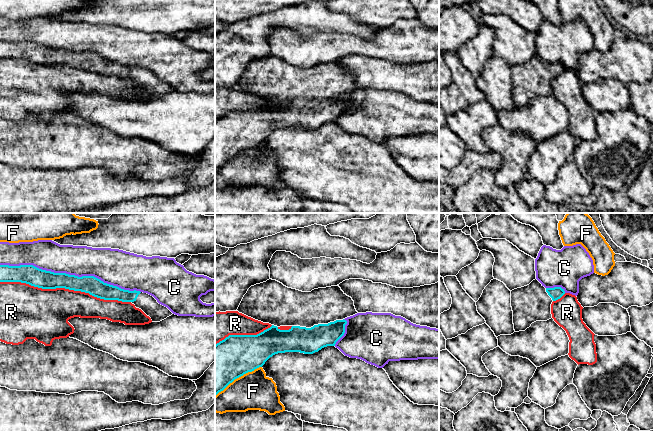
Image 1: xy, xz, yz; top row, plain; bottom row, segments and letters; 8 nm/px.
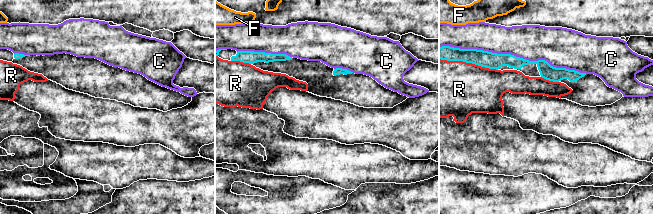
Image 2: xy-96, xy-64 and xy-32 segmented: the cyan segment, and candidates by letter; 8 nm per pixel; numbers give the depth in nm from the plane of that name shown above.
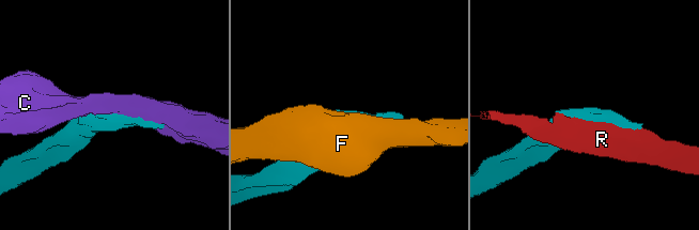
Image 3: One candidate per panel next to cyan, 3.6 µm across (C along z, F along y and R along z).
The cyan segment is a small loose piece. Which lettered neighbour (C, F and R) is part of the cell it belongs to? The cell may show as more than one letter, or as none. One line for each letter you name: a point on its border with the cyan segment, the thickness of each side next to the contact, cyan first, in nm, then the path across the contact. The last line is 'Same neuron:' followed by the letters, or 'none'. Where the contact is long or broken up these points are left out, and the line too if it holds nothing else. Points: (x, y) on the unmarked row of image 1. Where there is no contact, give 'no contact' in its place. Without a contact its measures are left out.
Same neuron: none

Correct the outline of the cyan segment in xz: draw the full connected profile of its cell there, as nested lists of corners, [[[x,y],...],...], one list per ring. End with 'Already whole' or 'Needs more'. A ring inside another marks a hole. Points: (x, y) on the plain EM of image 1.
[[[272,55],[251,62],[237,87],[272,102],[257,111],[229,111],[215,121],[215,172],[235,155],[262,143],[275,130],[313,130],[324,123],[335,122],[345,109],[345,95],[358,89],[352,74],[339,62],[302,68]]]. Needs more

